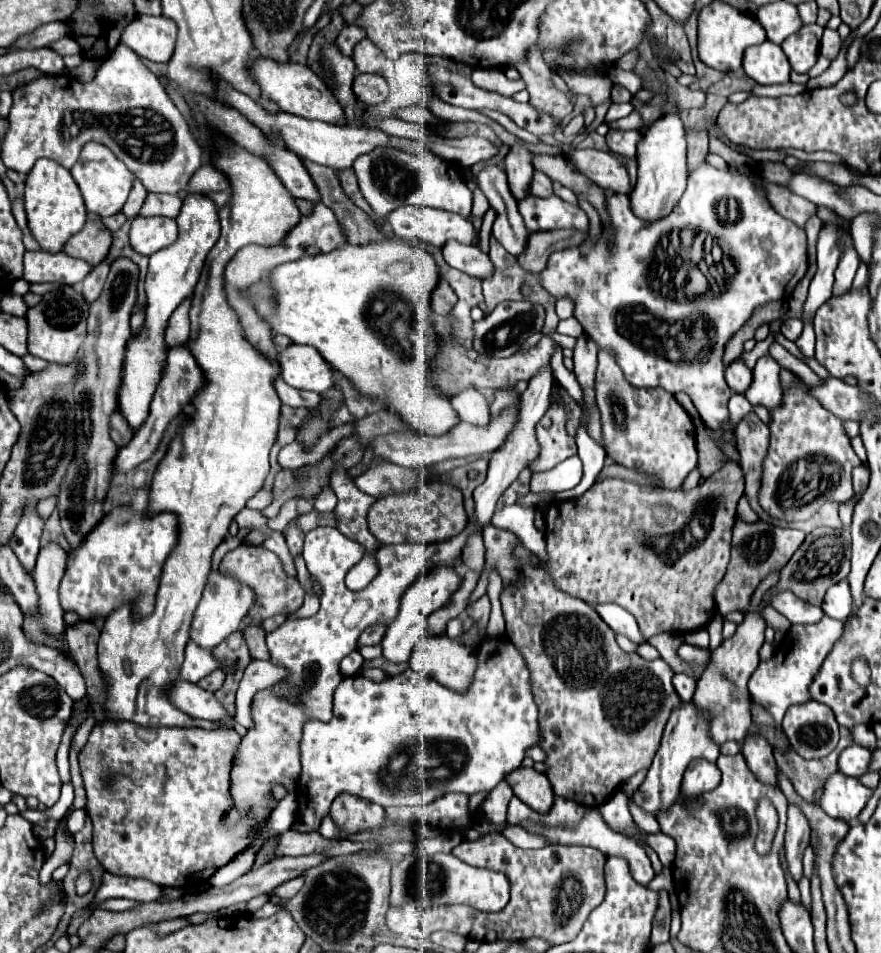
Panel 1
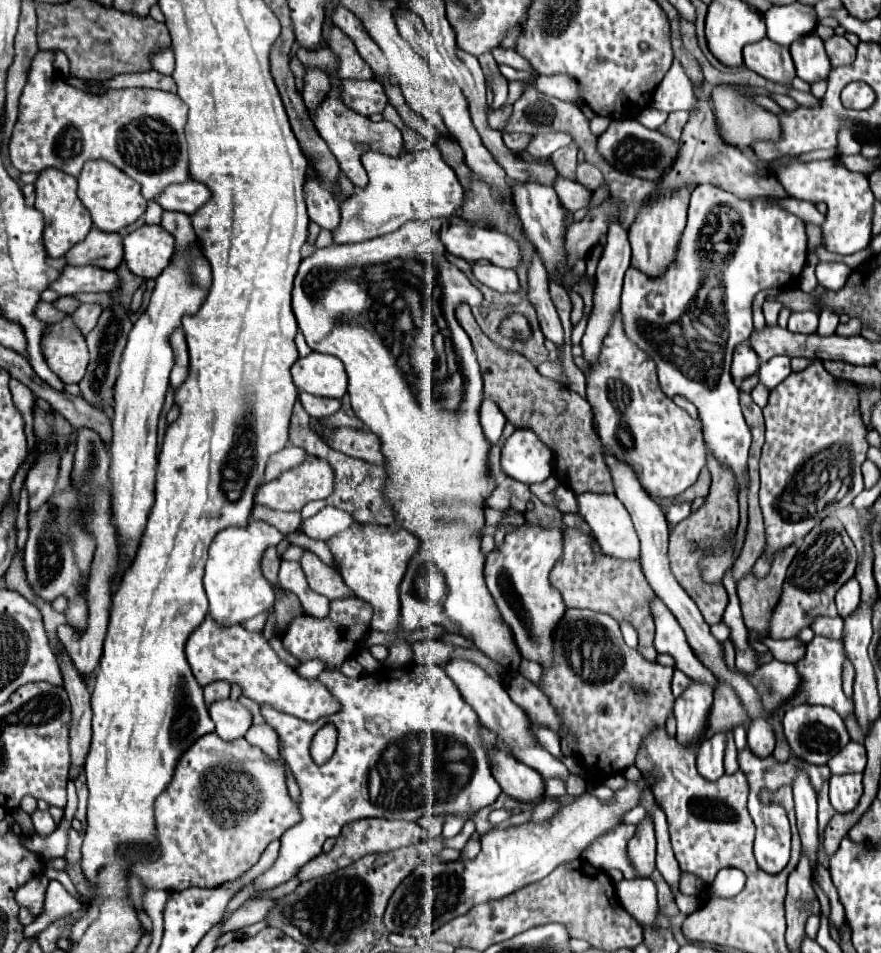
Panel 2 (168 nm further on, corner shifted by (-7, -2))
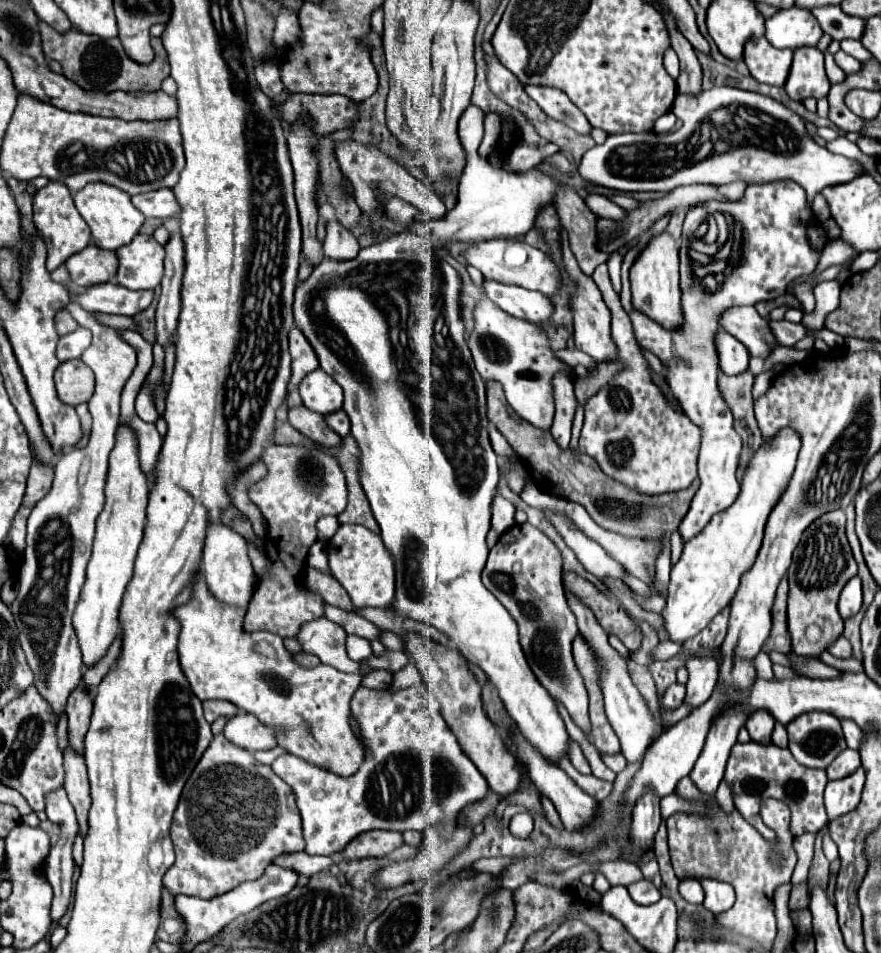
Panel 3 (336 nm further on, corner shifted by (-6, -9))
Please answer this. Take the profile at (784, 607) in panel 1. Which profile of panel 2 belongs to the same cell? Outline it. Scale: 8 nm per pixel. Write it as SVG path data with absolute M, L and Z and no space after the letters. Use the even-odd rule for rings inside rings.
M816 617L812 623L812 631L828 639L840 639L842 637L842 619L840 617Z

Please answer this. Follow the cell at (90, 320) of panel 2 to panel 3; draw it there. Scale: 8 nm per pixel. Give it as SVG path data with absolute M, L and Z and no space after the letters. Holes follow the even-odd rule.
M77 328L73 334L65 334L61 336L59 344L57 344L57 358L63 360L71 360L71 358L79 358L83 354L85 348L89 348L91 342L91 334L85 328Z

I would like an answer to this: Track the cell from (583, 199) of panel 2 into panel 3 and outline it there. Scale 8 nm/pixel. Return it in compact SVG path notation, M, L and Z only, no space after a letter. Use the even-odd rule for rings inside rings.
M587 196L585 204L589 206L589 210L593 210L593 214L597 214L599 218L625 218L625 210L619 208L617 204L613 204L611 200L607 200L605 196Z

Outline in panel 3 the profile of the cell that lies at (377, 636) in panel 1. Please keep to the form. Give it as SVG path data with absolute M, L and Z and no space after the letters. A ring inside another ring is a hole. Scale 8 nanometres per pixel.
M341 524L327 544L329 570L347 590L353 606L389 608L395 600L395 566L389 548L379 534L359 524Z

